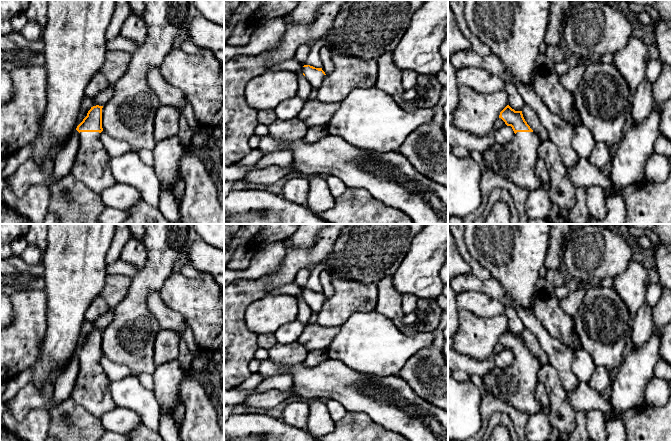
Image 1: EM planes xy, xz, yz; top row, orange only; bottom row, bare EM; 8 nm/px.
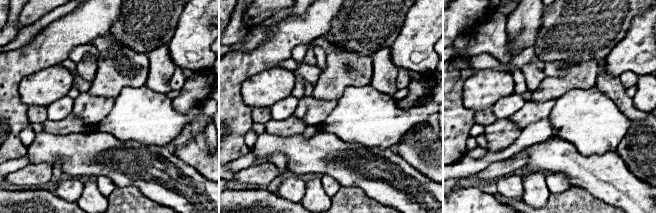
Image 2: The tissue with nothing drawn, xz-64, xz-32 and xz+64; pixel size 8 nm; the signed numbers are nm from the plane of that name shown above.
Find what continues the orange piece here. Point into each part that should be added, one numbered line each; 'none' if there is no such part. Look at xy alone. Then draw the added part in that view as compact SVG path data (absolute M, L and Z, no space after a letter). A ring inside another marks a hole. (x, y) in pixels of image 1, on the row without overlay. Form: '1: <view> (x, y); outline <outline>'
1: xy (91, 391); outline M80 356L79 373L71 399L92 415L101 417L116 408L110 392L110 383L99 356Z

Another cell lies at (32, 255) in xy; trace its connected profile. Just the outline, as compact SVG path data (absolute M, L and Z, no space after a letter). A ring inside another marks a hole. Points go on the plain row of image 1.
M28 244L20 256L27 264L37 265L41 263L43 253L38 247Z

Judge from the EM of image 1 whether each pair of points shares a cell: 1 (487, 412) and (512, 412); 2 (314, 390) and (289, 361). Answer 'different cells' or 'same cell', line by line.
1: same cell
2: different cells

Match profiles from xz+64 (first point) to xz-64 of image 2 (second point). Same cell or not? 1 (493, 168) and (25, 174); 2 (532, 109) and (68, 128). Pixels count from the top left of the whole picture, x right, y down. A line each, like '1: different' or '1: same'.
1: same
2: different

